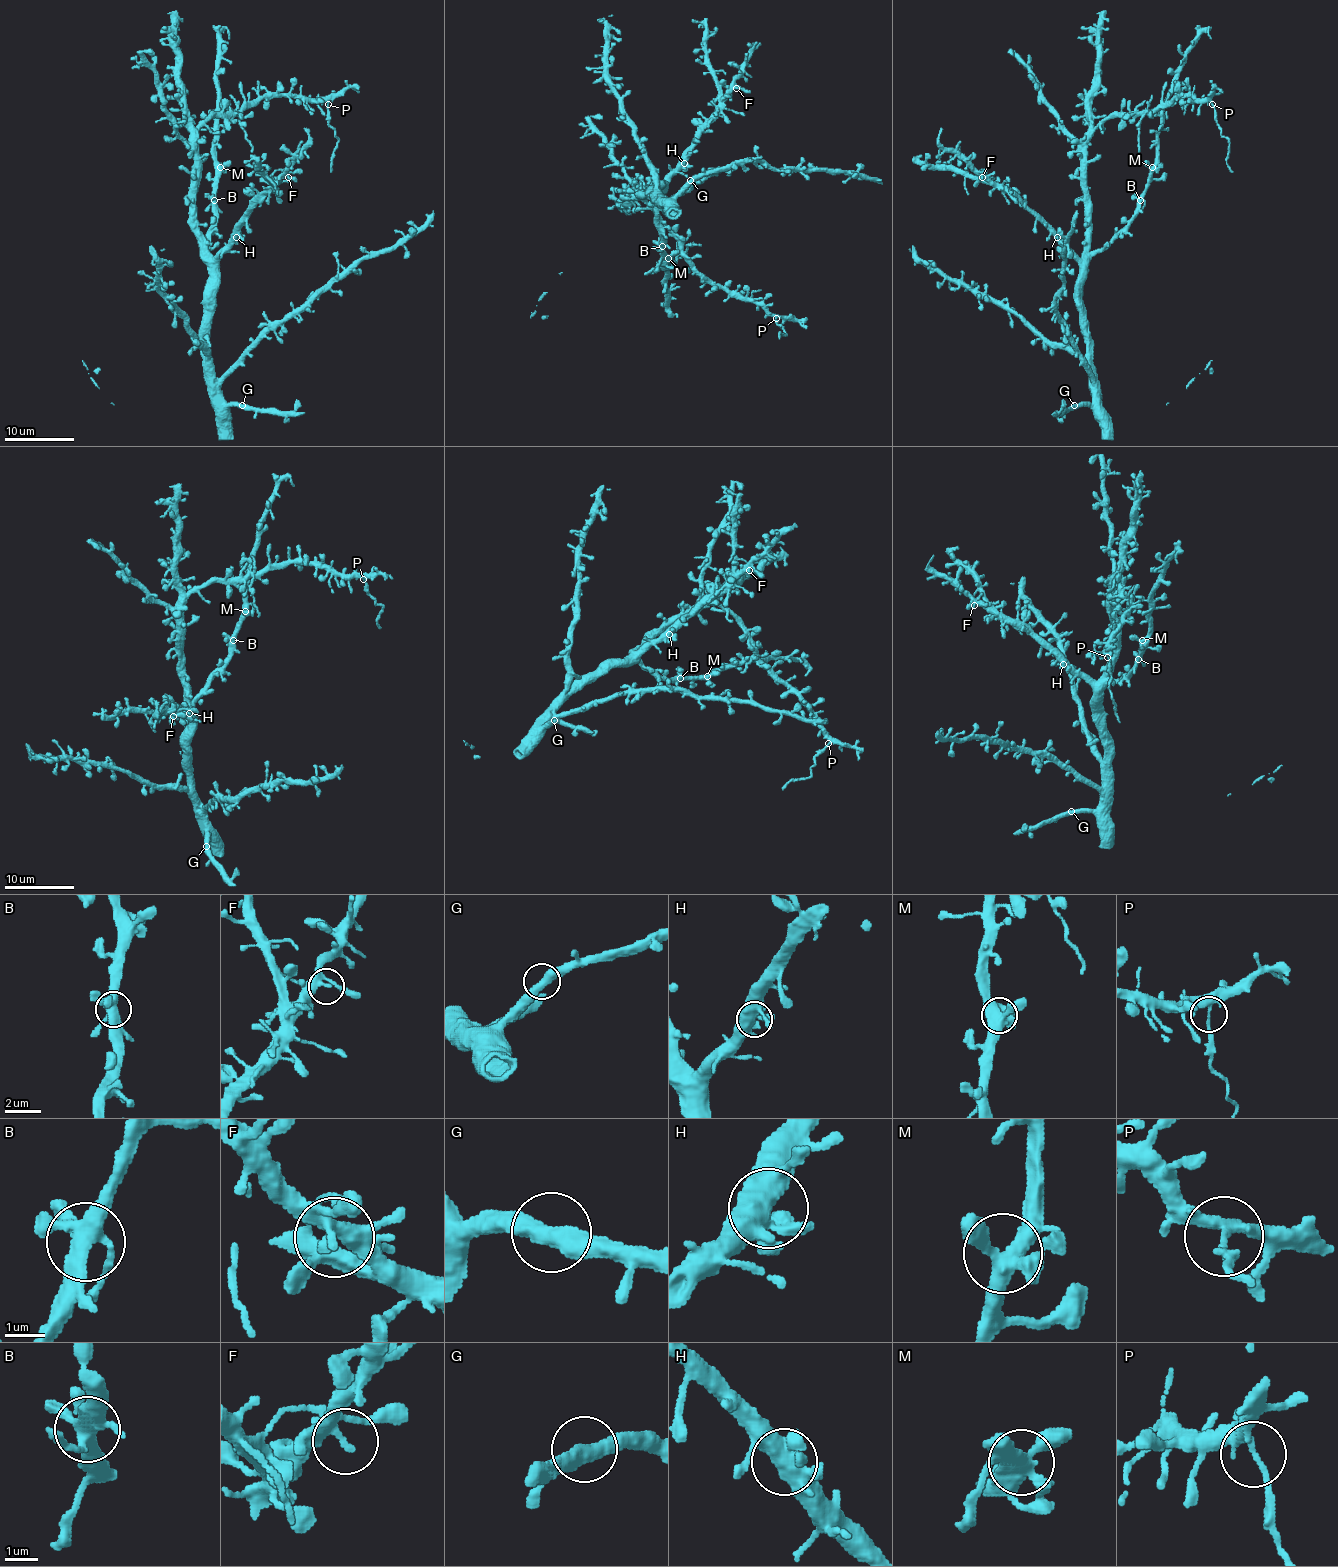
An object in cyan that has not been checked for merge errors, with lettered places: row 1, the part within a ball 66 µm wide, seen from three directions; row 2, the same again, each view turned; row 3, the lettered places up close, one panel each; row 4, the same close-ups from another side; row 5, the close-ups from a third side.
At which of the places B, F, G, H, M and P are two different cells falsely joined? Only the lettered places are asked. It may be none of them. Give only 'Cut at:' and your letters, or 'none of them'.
Cut at: P

